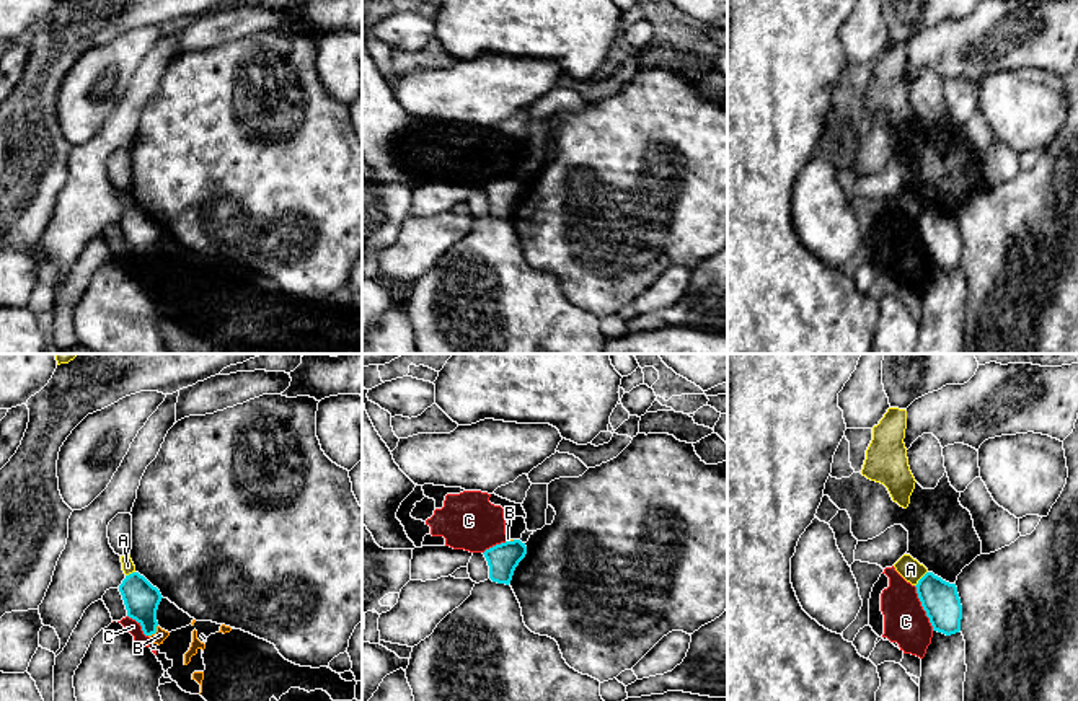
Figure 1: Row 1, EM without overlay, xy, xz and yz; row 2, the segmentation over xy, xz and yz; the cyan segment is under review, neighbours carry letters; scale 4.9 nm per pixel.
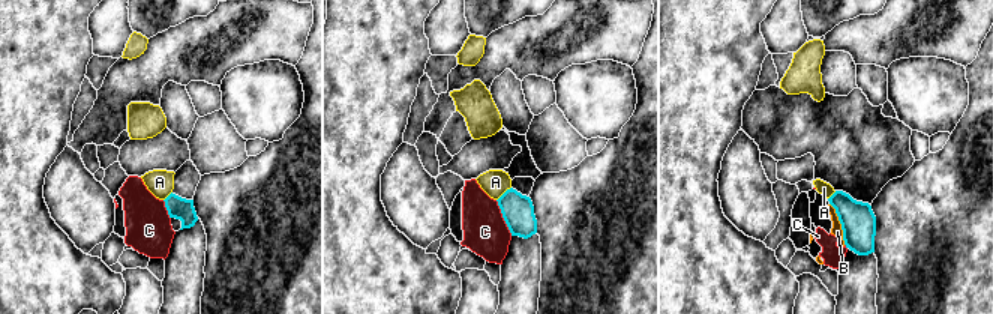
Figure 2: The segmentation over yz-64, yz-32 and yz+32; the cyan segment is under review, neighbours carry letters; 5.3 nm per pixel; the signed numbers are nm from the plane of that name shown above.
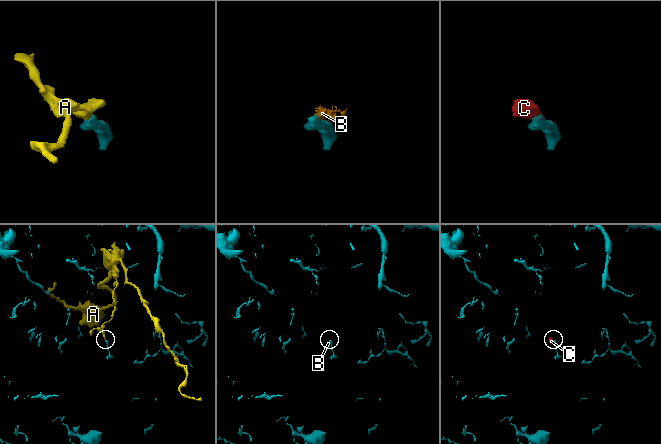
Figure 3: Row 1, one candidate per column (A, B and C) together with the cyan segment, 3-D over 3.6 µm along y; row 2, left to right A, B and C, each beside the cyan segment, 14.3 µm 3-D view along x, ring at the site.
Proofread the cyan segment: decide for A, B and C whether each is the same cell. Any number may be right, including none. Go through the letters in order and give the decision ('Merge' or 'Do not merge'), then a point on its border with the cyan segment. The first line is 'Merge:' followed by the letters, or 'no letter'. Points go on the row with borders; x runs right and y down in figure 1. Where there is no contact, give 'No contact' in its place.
Merge: no letter
A: Do not merge. Touches cyan at yz (920, 579)
B: Do not merge. Touches cyan at xy (155, 631)
C: Do not merge. Touches cyan at yz (923, 608)

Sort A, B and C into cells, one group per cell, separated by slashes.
A / B C

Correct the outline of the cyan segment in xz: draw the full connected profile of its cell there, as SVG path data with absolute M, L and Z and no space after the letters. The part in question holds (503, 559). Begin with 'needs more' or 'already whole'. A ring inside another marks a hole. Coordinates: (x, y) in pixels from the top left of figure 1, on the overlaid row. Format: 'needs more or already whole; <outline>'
already whole; M514 540L496 544L483 554L489 566L489 579L509 585L515 567L527 554L527 546L520 540Z

